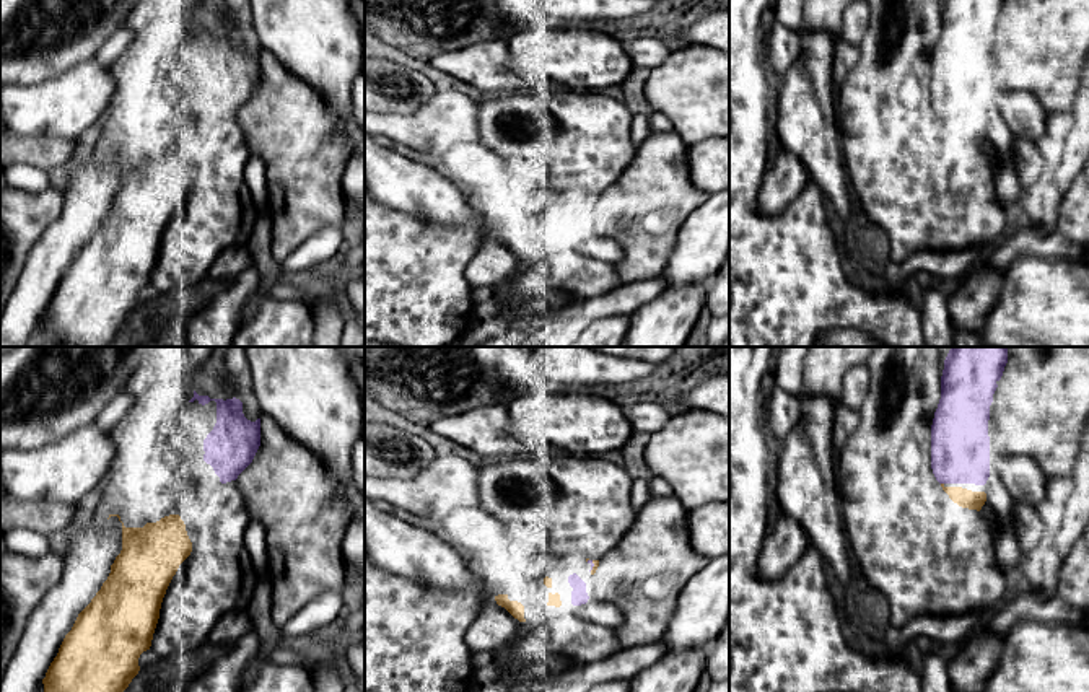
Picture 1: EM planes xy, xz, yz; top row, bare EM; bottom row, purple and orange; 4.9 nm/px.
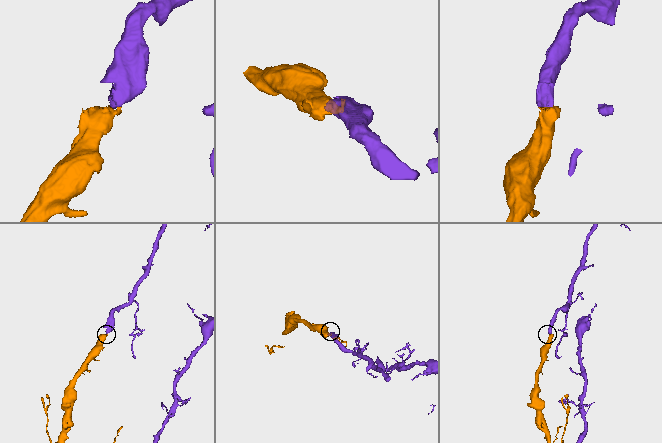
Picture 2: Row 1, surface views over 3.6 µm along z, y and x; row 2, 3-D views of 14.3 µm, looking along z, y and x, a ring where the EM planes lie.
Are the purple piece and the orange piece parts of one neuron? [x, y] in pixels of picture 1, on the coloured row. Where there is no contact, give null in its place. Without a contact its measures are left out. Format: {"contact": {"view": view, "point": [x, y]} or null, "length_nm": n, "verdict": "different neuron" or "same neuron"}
{"contact": {"view": "xz", "point": [593, 565]}, "length_nm": 60, "verdict": "same neuron"}

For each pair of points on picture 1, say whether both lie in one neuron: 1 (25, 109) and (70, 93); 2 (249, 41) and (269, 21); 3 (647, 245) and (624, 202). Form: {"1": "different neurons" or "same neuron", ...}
{"1": "same neuron", "2": "different neurons", "3": "same neuron"}

